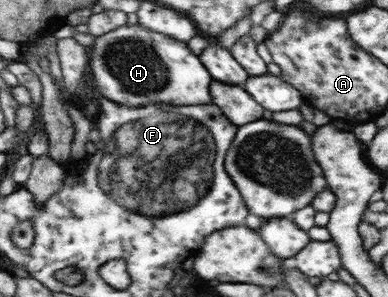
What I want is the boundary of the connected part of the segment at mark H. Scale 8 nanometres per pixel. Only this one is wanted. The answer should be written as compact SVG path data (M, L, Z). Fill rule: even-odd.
M139 24L122 26L110 33L96 37L90 47L90 67L98 87L101 87L103 95L111 101L117 101L121 105L133 105L133 107L145 107L151 103L171 103L171 105L209 105L213 103L212 97L212 73L207 71L204 62L201 63L200 55L195 55L187 42L177 41L176 38L167 37L161 33L153 33L152 30Z

